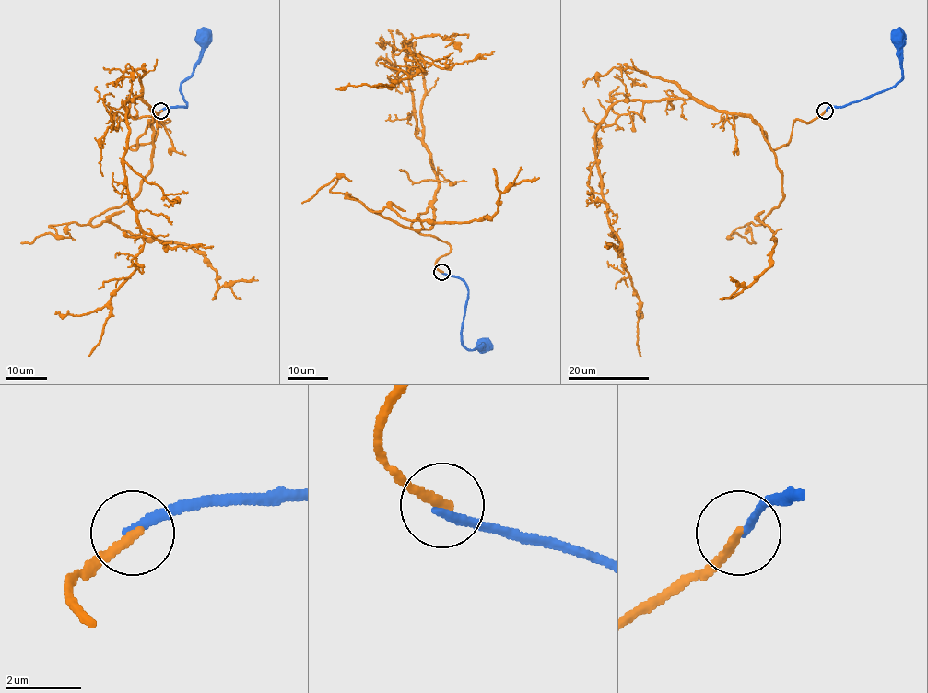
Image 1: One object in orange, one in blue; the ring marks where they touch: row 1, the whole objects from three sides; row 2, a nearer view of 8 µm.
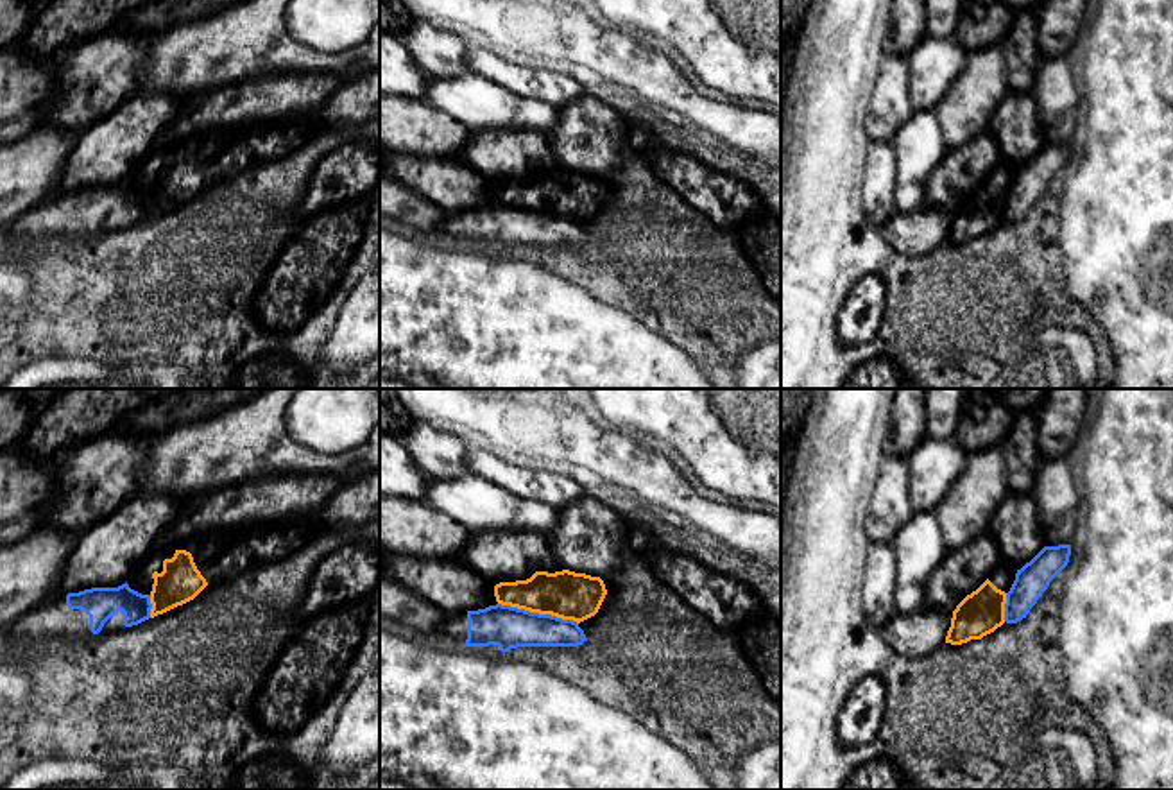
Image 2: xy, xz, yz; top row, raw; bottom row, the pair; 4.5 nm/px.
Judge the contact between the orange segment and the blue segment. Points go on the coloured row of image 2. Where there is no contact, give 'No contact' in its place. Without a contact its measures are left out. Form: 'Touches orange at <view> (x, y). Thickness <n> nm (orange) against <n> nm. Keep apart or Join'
Touches orange at xz (538, 611). Thickness 220 nm (orange) against 190 nm. Keep apart

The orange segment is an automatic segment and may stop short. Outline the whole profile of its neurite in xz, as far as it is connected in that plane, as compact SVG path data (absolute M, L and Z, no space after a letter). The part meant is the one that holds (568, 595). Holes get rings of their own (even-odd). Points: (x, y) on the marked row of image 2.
M569 570L535 571L527 580L494 586L496 602L539 614L552 614L577 623L595 616L607 595L600 577Z

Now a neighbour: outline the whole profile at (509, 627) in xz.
M501 604L446 613L441 634L466 647L498 645L501 652L518 647L578 647L587 640L573 620Z

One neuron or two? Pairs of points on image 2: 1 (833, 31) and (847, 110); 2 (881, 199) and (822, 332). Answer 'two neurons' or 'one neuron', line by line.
1: one neuron
2: two neurons

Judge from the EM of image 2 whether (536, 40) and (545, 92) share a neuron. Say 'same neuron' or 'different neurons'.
different neurons

